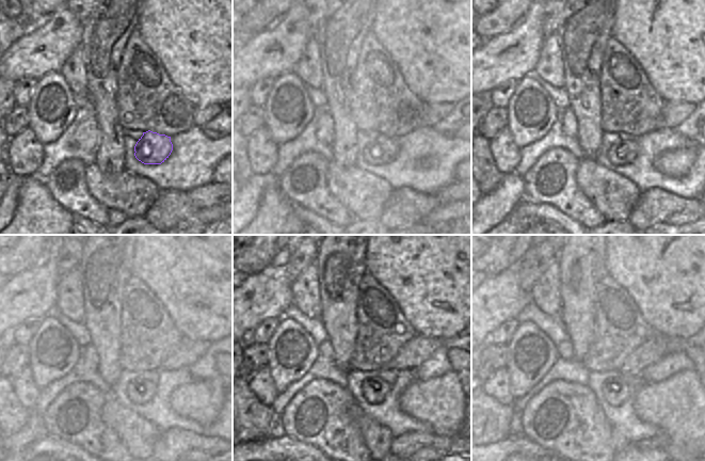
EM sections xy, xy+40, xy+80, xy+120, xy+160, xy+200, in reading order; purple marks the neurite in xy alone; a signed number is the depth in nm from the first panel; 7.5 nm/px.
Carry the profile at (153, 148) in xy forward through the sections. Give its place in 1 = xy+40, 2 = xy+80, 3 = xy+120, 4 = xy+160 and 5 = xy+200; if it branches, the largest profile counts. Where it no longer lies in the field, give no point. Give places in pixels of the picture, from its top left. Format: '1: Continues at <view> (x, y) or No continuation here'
1: Continues at xy+40 (384, 149)
2: Continues at xy+80 (622, 153)
3: Continues at xy+120 (139, 393)
4: Continues at xy+160 (375, 393)
5: Continues at xy+200 (615, 392).

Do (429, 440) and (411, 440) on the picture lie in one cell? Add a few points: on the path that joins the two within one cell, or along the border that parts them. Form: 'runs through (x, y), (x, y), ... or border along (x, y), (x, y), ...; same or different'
runs through (425, 440), (415, 440); same

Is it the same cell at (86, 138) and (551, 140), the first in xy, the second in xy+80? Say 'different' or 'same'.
different

